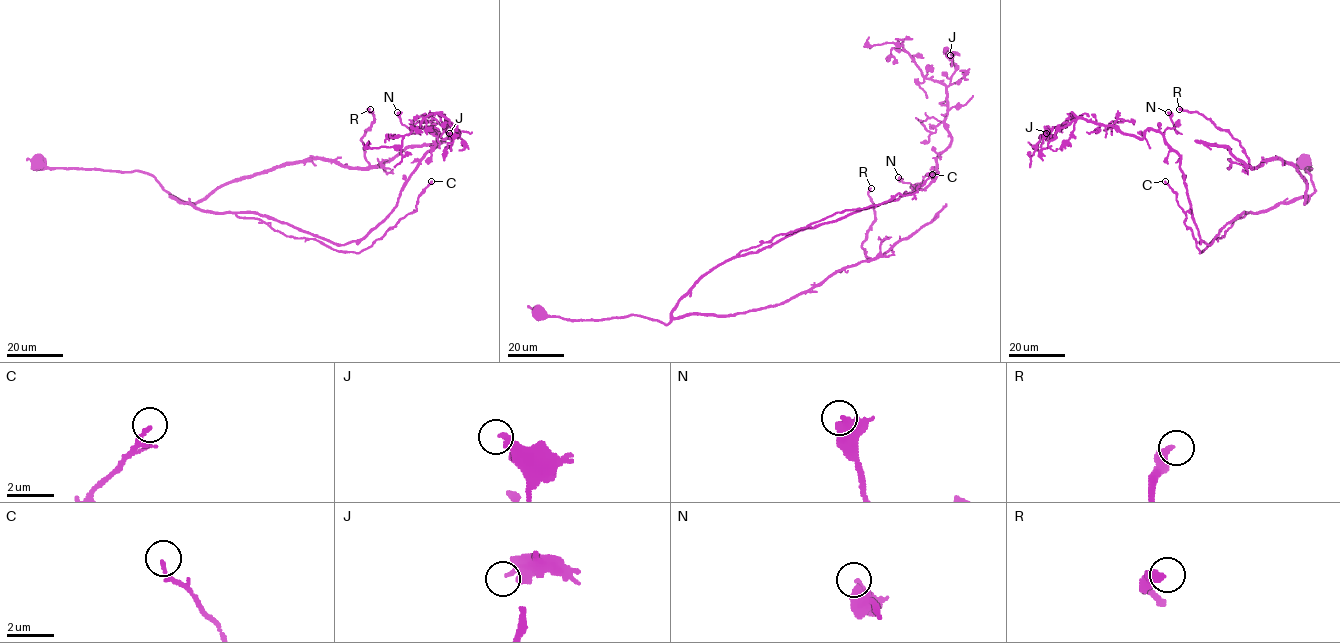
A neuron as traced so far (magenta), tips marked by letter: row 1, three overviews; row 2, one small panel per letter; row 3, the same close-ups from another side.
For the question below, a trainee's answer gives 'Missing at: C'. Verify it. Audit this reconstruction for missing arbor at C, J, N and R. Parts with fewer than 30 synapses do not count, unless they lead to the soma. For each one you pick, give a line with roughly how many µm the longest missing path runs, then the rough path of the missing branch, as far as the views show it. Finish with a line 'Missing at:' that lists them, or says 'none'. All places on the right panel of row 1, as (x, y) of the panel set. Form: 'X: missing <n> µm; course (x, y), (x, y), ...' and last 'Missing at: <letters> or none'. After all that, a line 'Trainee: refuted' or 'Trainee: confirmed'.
Missing at: none
Trainee: refuted

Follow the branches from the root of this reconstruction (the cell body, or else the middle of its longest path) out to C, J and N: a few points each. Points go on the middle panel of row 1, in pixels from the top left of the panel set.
C: (539, 314), (640, 315), (667, 324), (701, 277), (741, 251), (838, 212), (913, 194), (932, 174)
J: (539, 314), (667, 324), (720, 264), (924, 189), (951, 141), (950, 55)
N: (539, 314), (640, 315), (667, 324), (676, 303), (720, 264), (924, 189), (937, 172), (915, 186), (898, 177)

